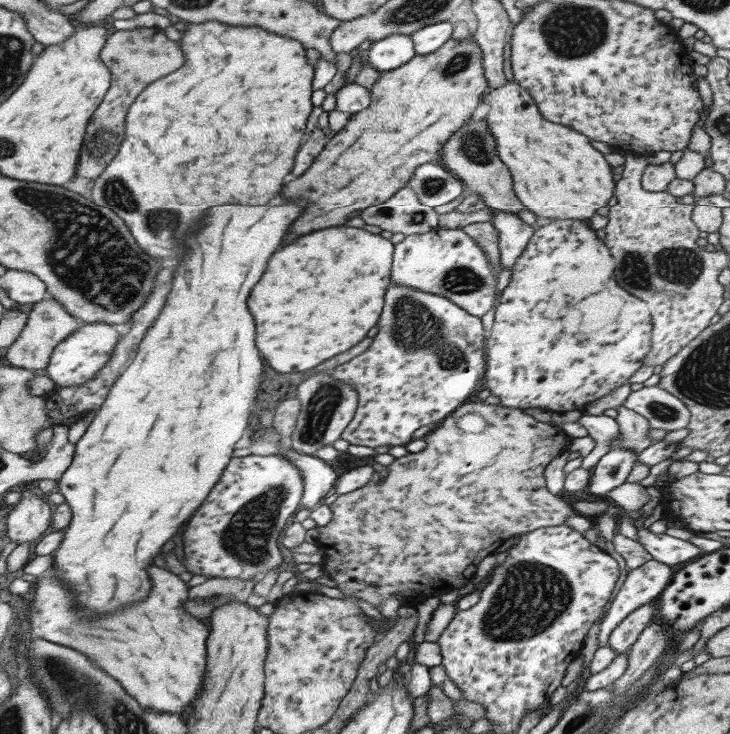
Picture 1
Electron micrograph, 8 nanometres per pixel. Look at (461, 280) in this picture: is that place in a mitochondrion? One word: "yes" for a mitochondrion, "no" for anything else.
yes

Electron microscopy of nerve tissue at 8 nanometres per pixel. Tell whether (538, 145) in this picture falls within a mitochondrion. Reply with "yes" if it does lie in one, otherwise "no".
no

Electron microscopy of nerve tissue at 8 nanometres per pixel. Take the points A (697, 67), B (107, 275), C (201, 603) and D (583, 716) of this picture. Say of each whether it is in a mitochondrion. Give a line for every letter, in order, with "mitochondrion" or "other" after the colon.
A: other
B: mitochondrion
C: mitochondrion
D: mitochondrion

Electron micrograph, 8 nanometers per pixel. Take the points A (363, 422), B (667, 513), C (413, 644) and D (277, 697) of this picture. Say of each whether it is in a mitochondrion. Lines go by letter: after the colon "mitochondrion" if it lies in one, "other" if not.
A: other
B: other
C: other
D: other

